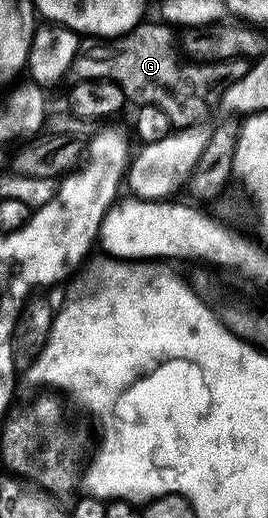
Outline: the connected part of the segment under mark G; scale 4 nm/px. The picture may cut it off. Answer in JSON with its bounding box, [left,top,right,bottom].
[71,24,249,128]

